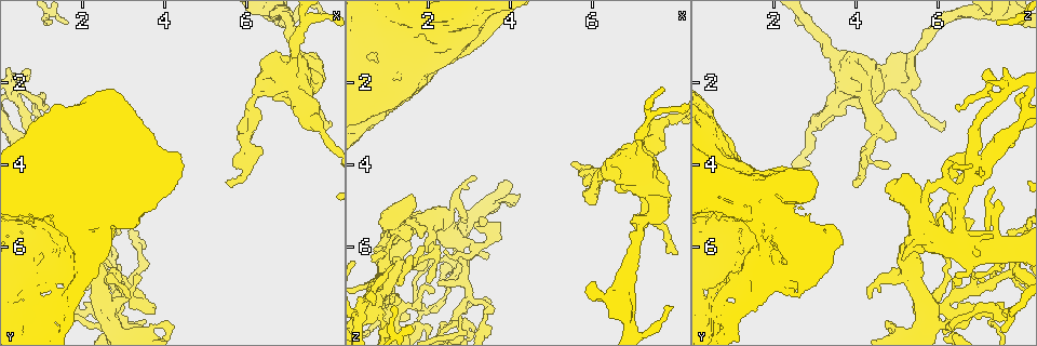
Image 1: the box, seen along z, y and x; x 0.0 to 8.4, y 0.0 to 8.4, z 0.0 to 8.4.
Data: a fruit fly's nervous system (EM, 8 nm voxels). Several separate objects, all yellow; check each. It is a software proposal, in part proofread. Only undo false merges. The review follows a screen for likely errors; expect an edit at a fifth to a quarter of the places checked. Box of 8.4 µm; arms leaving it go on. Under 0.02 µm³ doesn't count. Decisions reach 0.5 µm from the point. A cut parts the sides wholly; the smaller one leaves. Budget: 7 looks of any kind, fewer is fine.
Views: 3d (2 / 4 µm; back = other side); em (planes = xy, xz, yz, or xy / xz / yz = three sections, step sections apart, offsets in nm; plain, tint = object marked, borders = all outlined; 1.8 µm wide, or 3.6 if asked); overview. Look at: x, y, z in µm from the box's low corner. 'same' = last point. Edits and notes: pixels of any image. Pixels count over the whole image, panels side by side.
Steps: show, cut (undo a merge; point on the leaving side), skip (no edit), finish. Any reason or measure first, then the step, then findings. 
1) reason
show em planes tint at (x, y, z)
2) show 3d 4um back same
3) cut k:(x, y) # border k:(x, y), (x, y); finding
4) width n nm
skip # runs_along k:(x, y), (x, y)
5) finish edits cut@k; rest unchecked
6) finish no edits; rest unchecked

calibre changes
show em planes plain at (7.40, 1.55, 5.30)

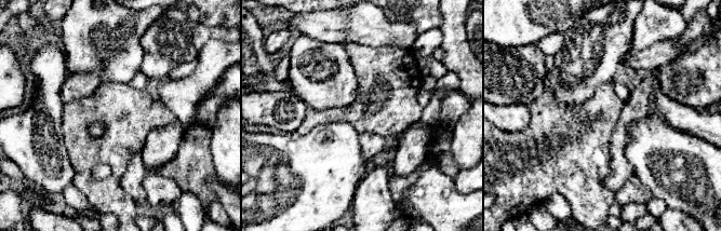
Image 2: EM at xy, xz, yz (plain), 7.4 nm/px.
where the object lies
show em planes tint same

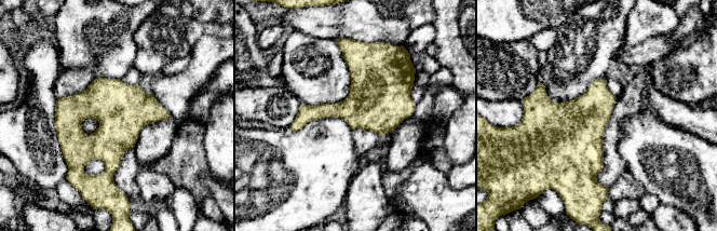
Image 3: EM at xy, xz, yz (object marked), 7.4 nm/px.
skip # all the same cell

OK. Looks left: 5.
arms run side by side
show 3d 4um at (6.10, 2.55, 4.20)

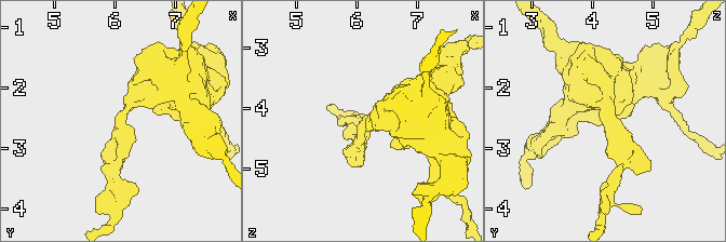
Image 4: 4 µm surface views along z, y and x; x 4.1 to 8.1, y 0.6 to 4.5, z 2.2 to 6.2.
now the EM
show em planes tint at (6.10, 2.50, 4.20)

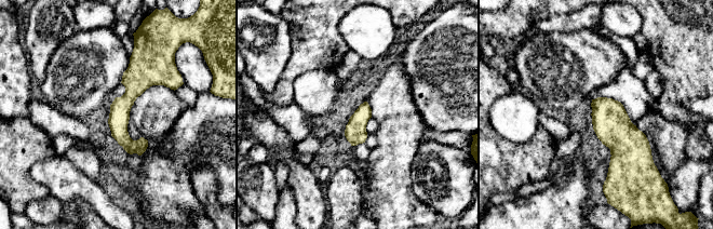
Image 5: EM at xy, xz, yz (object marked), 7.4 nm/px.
skip # runs_along 5:(138, 55), (121, 135), (139, 151); one cell here

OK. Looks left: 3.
closes a loop
show 3d 4um at (1.65, 6.40, 1.00)

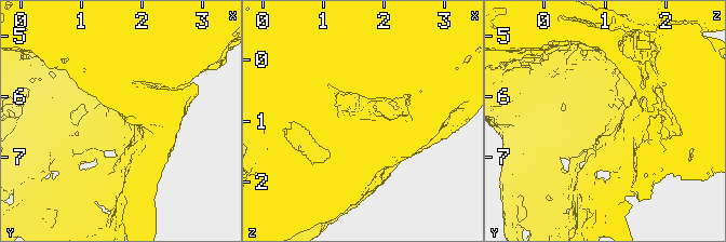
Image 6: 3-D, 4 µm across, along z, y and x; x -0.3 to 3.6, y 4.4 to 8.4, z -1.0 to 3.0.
need the tissue
show em 3.6um yz step 16 tint at (1.65, 6.45, 1.00)

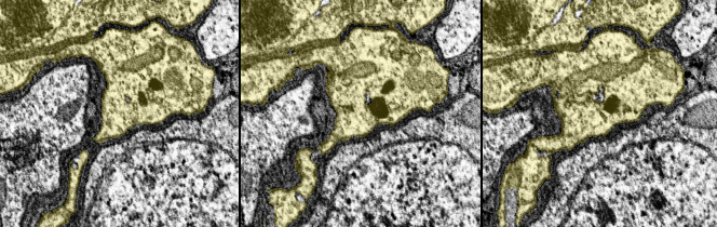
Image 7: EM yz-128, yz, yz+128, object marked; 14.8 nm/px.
show em 3.6um planes tint same

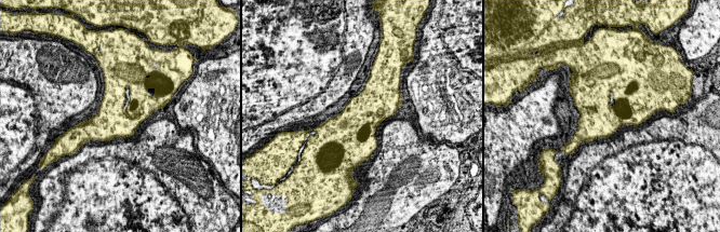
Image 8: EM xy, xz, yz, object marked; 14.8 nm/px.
cut 8:(376, 110) # border 8:(354, 98), (363, 122), (336, 141); a second cell is stuck on

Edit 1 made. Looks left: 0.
finish edits cut@8; rest unchecked

